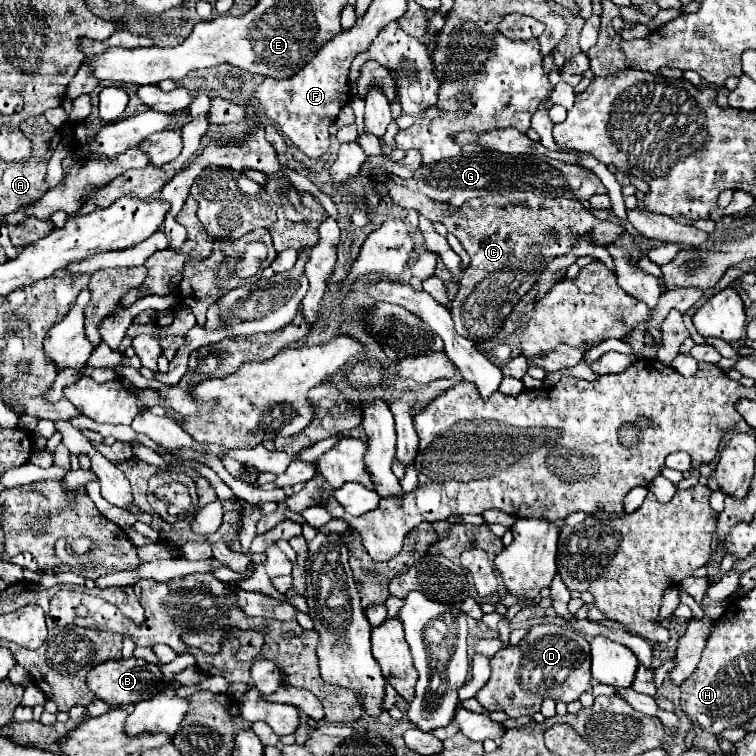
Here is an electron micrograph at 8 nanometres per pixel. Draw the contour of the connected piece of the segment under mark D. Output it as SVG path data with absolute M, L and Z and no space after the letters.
M535 625L519 645L501 649L491 659L491 679L475 695L487 711L503 711L509 717L531 715L541 709L545 697L571 703L583 691L591 691L589 643L567 625Z

